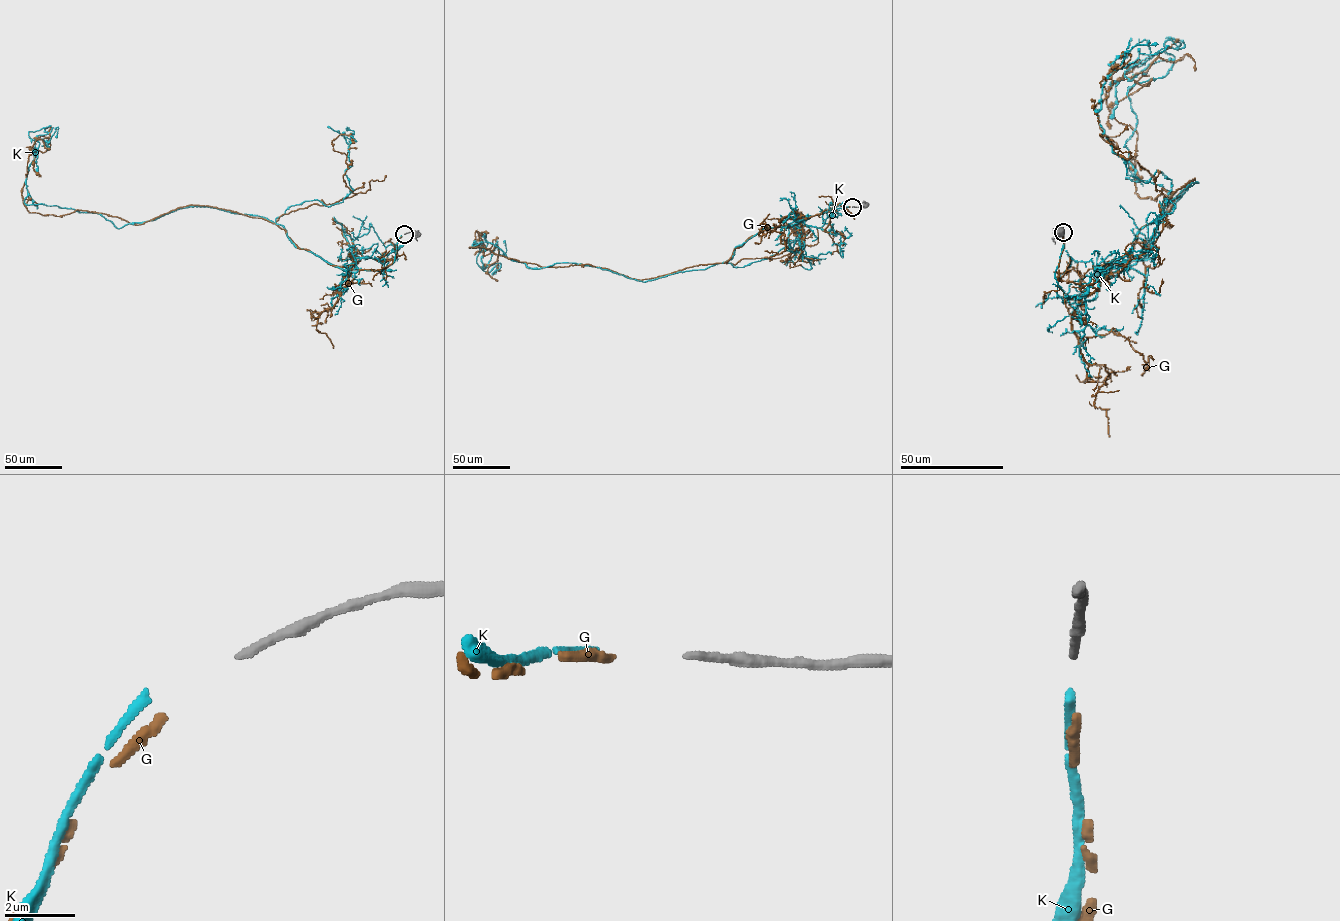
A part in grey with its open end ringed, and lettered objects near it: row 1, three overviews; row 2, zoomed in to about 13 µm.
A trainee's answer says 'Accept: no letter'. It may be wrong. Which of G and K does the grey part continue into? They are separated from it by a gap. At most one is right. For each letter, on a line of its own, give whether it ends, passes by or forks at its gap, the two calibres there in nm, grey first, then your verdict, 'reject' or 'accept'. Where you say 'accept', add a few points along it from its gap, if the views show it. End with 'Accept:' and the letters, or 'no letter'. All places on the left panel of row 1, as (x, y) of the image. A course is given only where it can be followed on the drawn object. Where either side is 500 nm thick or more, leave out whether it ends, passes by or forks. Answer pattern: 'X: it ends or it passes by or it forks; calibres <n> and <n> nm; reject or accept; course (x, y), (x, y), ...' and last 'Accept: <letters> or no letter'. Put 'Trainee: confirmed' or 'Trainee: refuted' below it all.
G: it ends; calibres 220 and 300 nm; accept; course (402, 236), (383, 269), (349, 269), (208, 205), (137, 225), (30, 212), (38, 139), (41, 176)
K: it ends; calibres 220 and 280 nm; reject
Accept: G
Trainee: refuted

